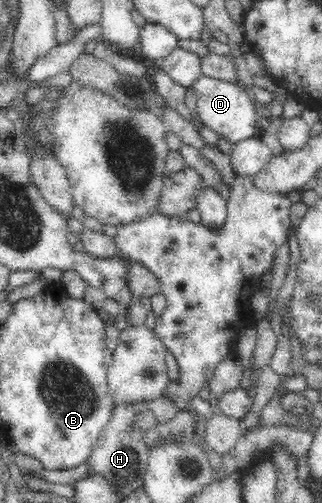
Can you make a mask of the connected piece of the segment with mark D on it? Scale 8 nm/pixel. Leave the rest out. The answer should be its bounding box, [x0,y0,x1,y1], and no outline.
[192,75,262,146]

